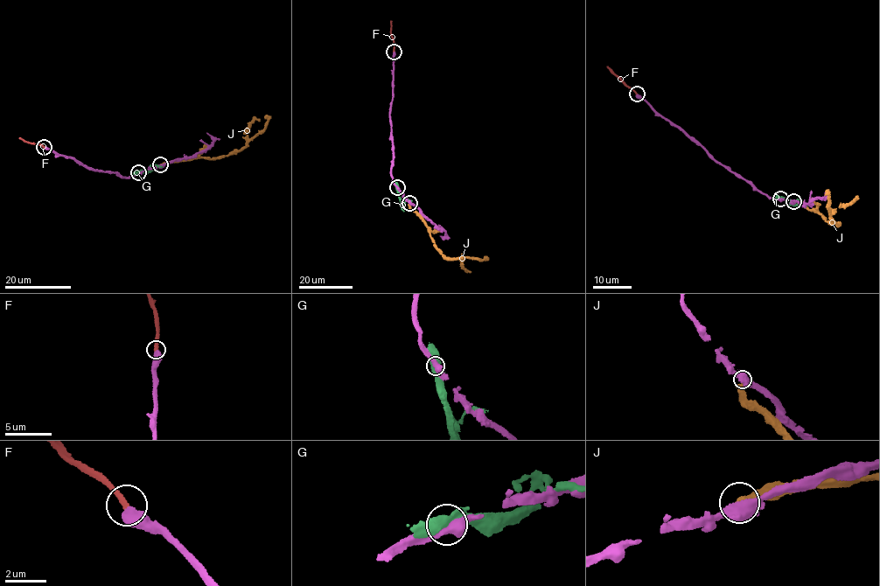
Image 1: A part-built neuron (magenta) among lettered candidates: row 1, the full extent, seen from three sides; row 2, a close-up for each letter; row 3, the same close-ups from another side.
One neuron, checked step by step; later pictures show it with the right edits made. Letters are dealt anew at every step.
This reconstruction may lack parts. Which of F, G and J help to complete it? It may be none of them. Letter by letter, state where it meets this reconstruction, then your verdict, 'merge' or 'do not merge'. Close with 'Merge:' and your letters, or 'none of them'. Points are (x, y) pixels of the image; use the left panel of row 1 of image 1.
F: (44, 147) | merge
G: (138, 172) | do not merge
J: (160, 164) | do not merge
Merge: F

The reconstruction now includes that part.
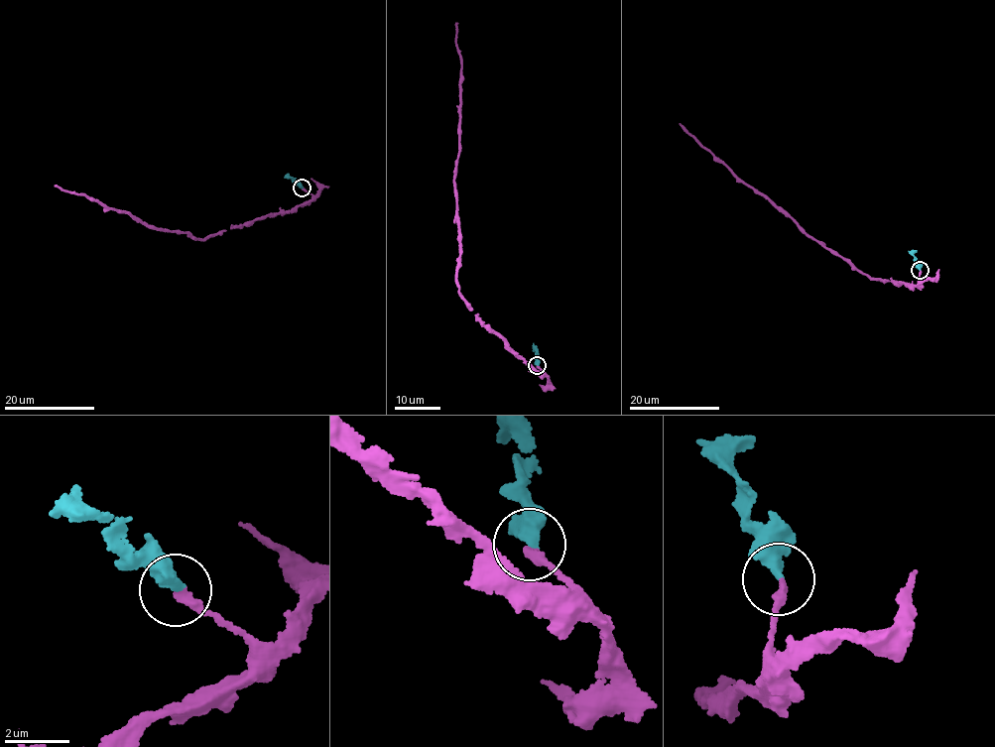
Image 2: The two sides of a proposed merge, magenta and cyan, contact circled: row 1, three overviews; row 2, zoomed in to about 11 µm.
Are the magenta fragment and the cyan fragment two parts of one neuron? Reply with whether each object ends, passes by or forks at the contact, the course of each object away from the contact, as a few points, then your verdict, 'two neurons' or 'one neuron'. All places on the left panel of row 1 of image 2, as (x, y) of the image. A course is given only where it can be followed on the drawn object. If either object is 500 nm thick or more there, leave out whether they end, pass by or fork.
magenta ends; cyan ends; course magenta (302, 187), (312, 199), (202, 239), (153, 229), (129, 214), (108, 210), (57, 185); course cyan (302, 187), (290, 178), (284, 178); one neuron

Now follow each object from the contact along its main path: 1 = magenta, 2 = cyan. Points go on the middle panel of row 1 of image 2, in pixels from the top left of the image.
1: (537, 365), (542, 373), (474, 315), (460, 294), (453, 182), (459, 149), (458, 23)
2: (537, 365), (533, 343)

